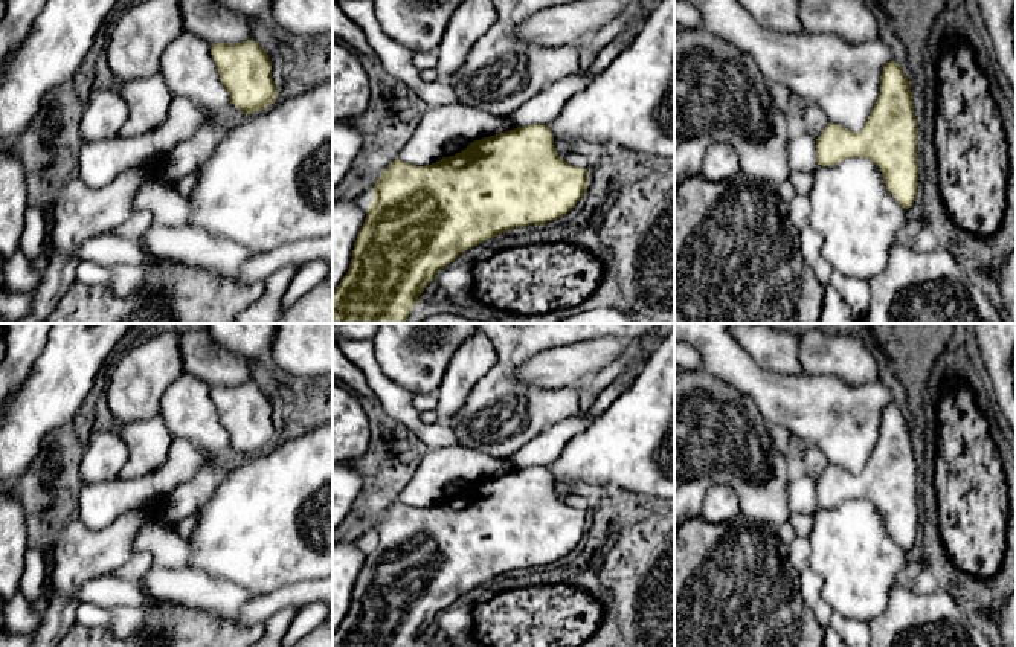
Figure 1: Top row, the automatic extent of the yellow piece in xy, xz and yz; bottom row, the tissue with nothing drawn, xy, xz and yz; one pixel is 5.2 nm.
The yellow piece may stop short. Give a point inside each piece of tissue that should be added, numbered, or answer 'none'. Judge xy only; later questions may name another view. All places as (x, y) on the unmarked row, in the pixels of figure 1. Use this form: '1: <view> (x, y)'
none

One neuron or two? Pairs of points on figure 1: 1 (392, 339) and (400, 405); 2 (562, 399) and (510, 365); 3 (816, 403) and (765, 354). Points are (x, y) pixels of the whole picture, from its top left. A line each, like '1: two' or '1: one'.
1: two
2: one
3: two

